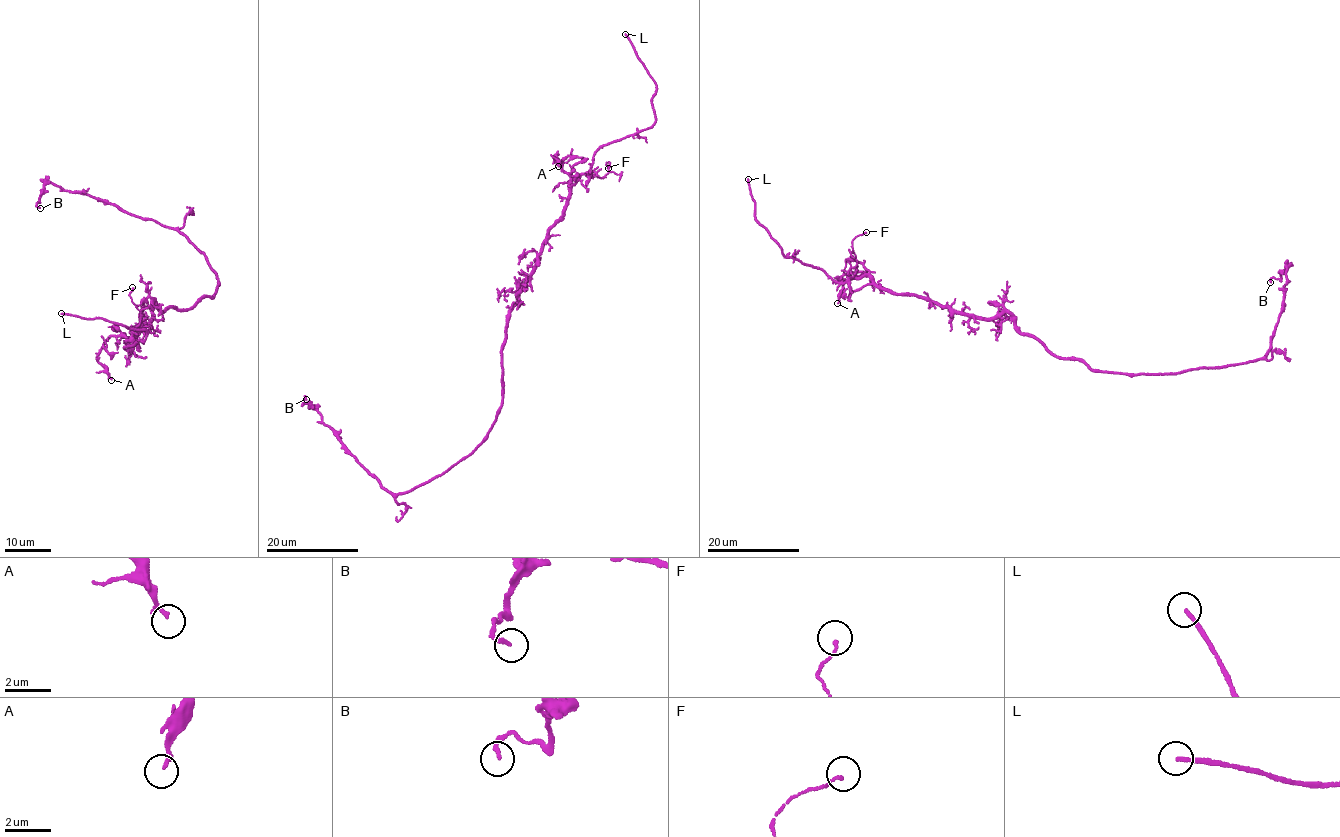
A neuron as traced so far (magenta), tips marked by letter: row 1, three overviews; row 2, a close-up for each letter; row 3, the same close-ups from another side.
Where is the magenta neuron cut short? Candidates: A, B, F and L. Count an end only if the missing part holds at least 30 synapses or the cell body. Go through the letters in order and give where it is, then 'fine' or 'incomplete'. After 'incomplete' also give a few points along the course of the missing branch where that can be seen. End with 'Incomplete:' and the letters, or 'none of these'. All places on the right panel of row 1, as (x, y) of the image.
A: (837, 303) | fine
B: (1270, 282) | fine
F: (866, 232) | fine
L: (748, 179) | incomplete | (748, 179), (752, 141), (746, 114), (747, 97), (753, 87)
Incomplete: L

